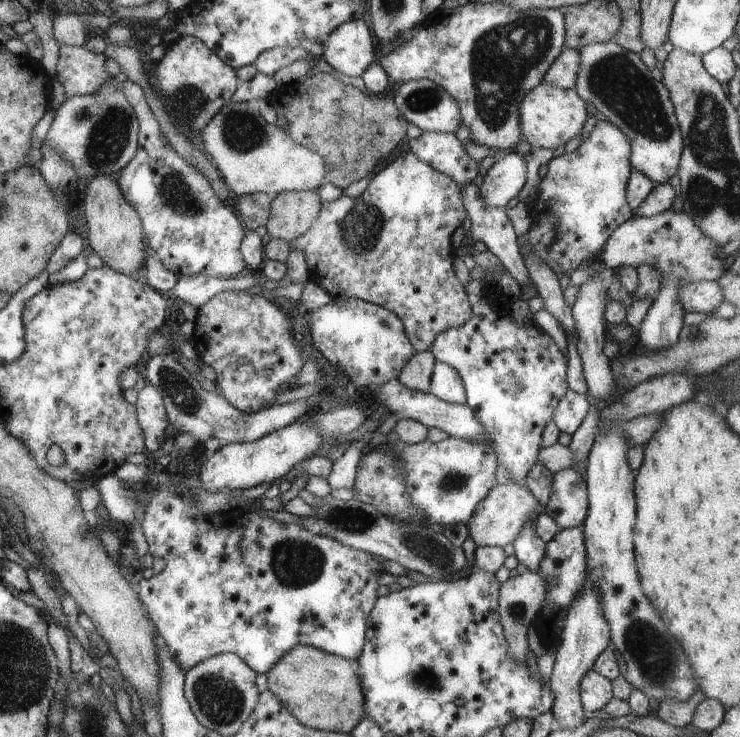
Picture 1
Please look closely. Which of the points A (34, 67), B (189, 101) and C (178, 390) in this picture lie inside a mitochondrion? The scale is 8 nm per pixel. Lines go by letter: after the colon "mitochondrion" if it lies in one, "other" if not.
A: other
B: mitochondrion
C: mitochondrion

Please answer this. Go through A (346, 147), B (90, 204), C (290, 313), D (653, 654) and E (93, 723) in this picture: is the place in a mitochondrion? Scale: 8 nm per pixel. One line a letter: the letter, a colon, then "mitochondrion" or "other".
A: other
B: other
C: other
D: mitochondrion
E: mitochondrion

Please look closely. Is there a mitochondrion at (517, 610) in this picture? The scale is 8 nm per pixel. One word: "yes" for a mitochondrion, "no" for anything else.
yes

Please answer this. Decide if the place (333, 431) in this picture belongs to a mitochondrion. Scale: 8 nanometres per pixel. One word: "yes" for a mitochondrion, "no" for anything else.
no

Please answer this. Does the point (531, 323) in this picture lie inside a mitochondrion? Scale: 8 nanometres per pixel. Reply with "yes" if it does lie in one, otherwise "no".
no

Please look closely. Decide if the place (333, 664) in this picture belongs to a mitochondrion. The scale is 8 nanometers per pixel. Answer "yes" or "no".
no

